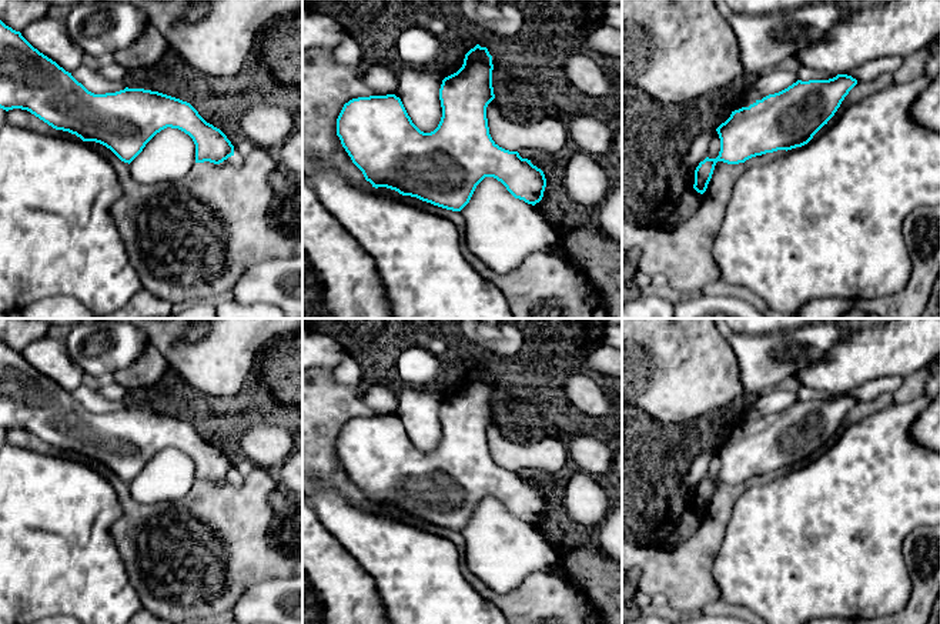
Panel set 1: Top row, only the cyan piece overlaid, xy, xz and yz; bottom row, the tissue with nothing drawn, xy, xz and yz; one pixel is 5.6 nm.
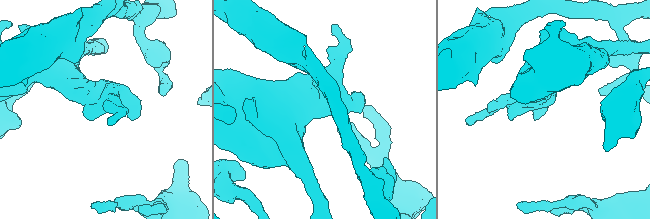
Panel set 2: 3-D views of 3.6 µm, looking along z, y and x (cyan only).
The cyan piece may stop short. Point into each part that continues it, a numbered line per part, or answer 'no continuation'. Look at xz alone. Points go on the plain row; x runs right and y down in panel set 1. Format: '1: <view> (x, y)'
no continuation

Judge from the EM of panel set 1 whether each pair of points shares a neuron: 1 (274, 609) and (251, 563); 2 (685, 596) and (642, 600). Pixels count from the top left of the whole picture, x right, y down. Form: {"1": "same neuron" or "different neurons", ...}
{"1": "different neurons", "2": "different neurons"}

